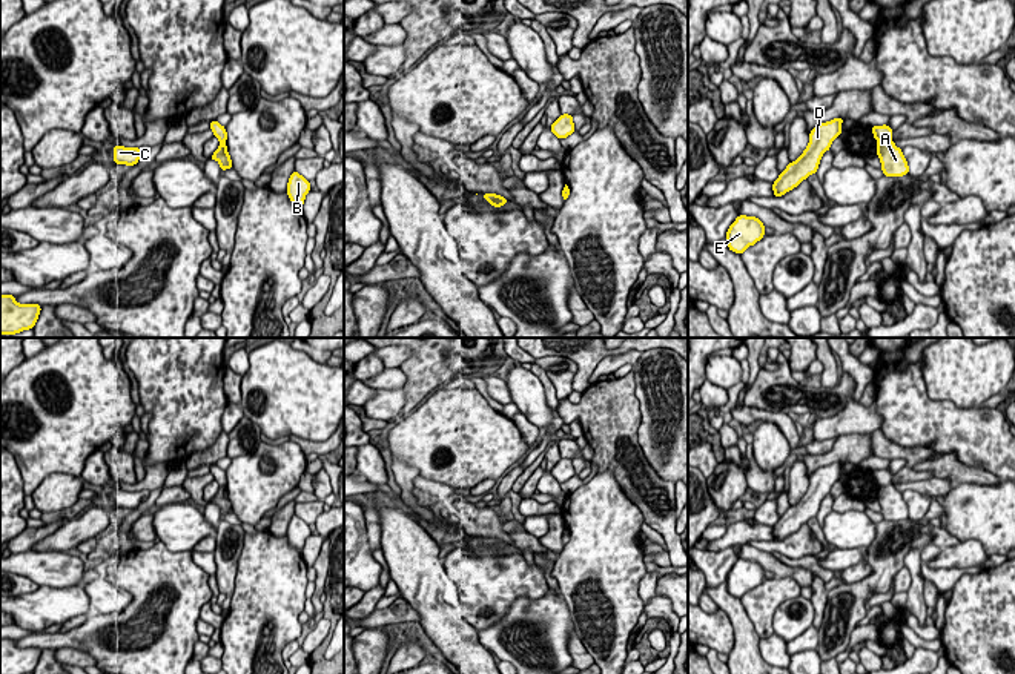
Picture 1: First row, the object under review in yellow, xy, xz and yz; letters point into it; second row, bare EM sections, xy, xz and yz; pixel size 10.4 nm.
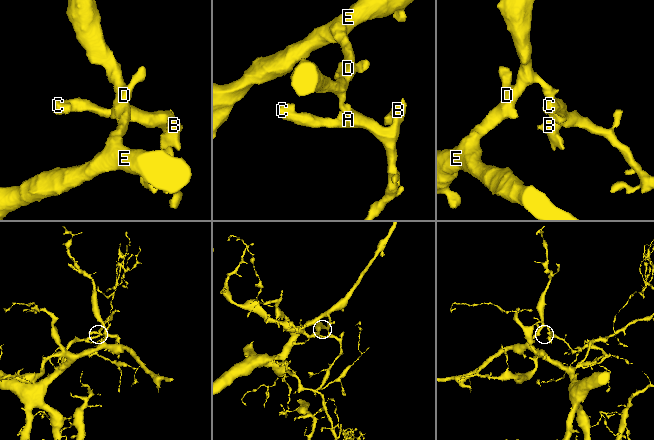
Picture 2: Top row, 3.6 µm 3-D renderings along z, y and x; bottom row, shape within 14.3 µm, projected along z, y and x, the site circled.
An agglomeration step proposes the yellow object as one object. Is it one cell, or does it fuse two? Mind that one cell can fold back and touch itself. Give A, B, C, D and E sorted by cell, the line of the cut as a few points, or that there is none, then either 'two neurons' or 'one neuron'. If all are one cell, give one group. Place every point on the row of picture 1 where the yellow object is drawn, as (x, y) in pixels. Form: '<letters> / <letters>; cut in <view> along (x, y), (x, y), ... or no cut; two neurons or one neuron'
A B C / D E; cut in yz along (889, 140), (879, 145); two neurons

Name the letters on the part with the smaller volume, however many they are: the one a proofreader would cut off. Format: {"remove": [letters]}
{"remove": ["A", "B", "C"]}

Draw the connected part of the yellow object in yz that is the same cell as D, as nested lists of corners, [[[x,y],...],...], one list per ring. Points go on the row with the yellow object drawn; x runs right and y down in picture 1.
[[[832,118],[831,121],[817,124],[809,134],[809,143],[803,154],[779,175],[772,183],[772,197],[782,197],[797,187],[809,175],[815,173],[820,160],[831,149],[832,141],[841,134],[845,118]]]

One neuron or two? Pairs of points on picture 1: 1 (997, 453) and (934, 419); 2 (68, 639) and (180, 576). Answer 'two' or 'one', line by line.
1: one
2: one

